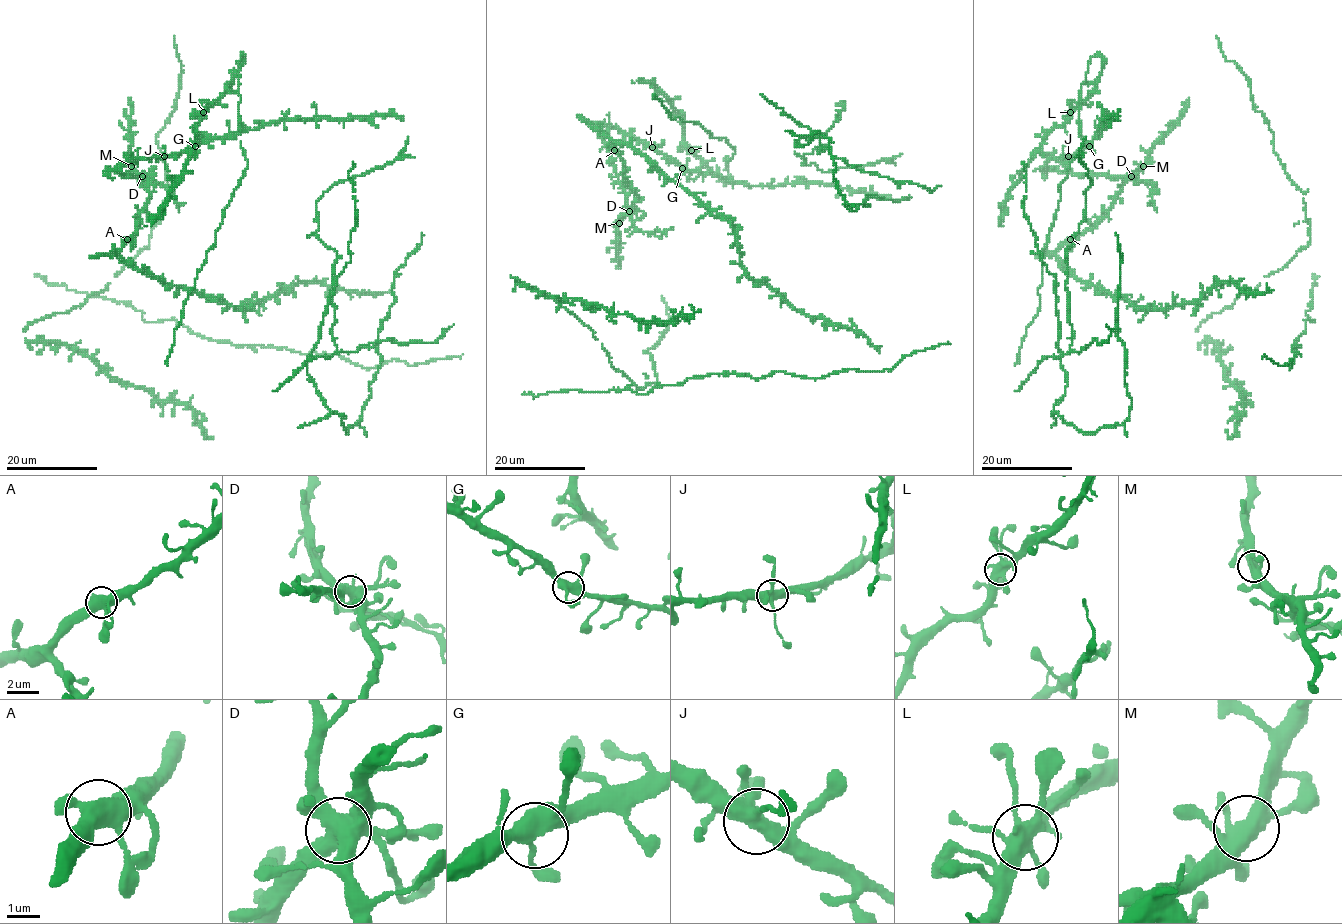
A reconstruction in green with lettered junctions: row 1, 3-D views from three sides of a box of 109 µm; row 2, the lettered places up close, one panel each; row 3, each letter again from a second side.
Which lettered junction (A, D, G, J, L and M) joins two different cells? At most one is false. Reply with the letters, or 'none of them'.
none of them

